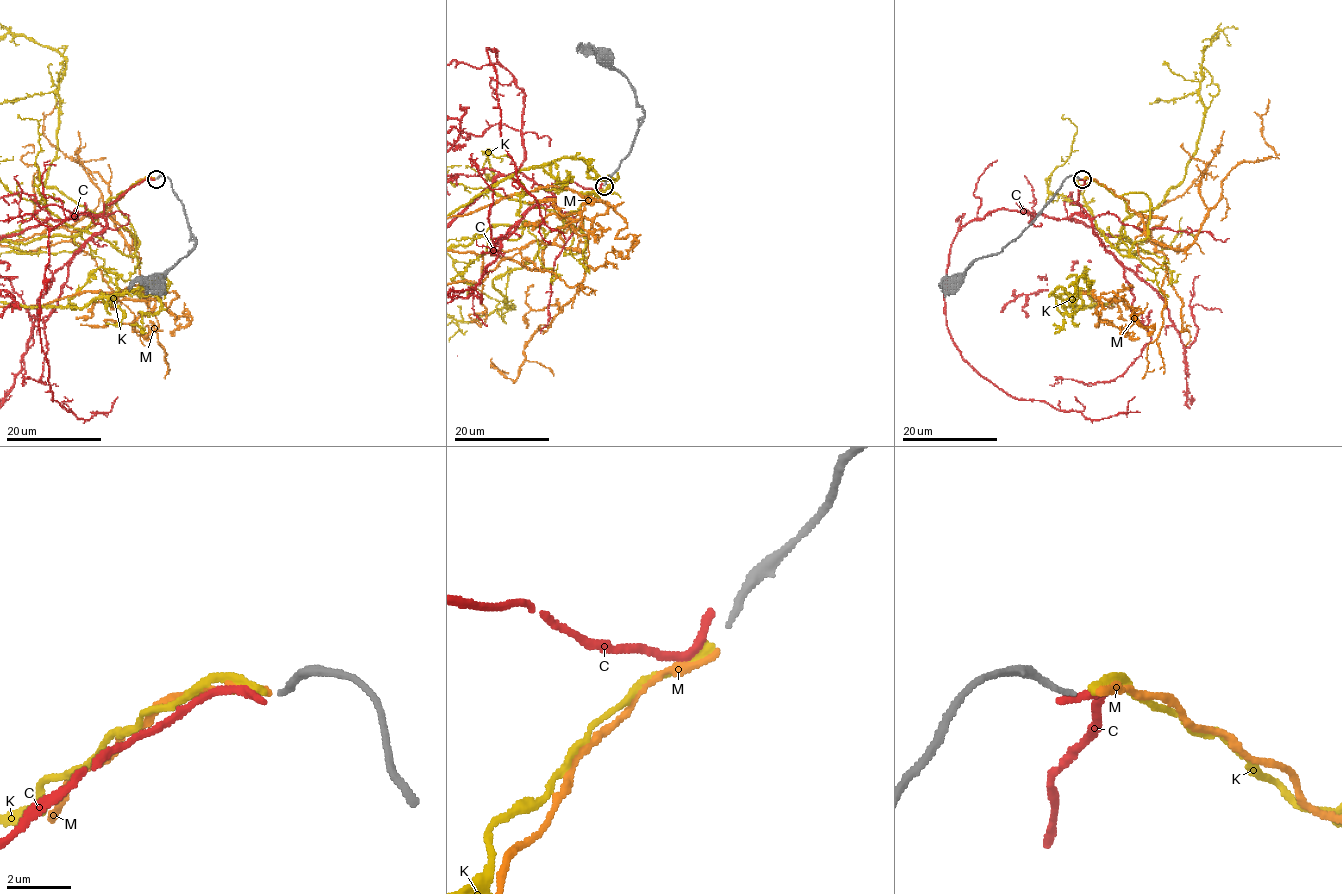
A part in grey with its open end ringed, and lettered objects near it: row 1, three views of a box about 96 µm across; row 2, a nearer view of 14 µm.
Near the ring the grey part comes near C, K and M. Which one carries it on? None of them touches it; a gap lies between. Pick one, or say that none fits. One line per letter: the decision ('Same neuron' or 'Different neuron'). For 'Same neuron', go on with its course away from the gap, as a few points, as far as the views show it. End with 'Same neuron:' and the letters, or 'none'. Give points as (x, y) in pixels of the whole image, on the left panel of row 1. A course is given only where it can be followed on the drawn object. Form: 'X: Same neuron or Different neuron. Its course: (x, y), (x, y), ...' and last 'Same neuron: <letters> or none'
C: Different neuron
K: Different neuron
M: Same neuron
Same neuron: M

